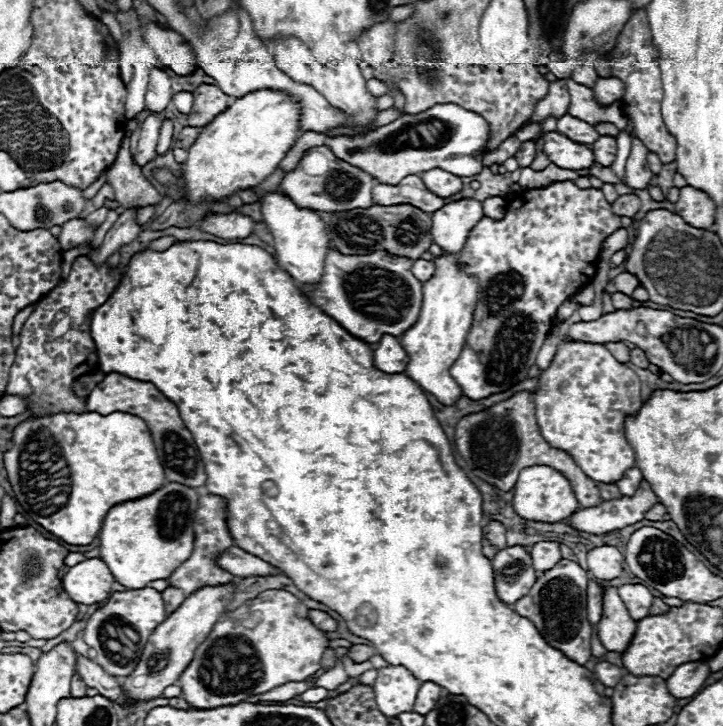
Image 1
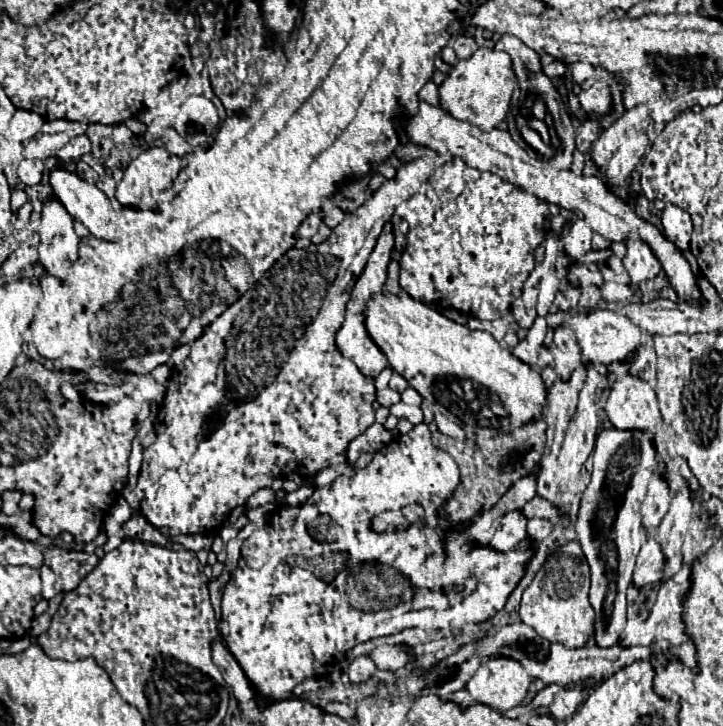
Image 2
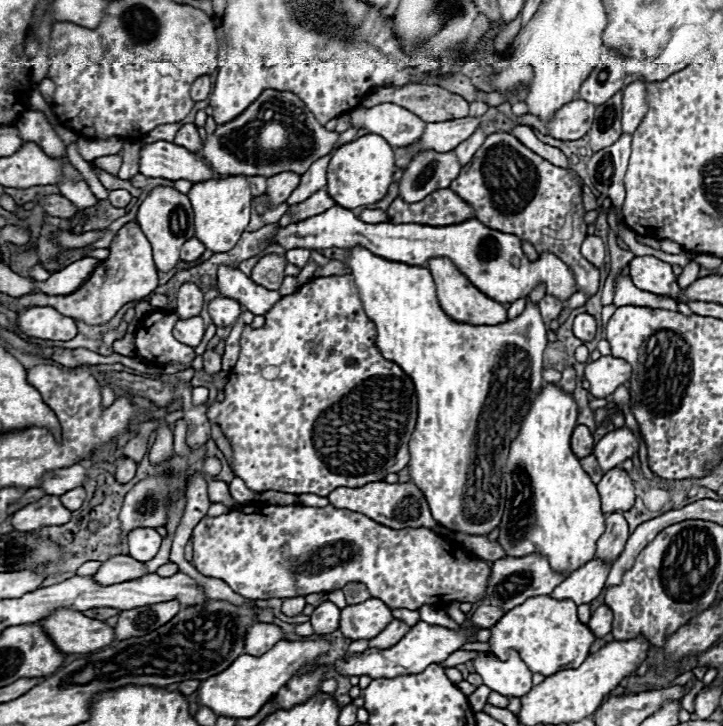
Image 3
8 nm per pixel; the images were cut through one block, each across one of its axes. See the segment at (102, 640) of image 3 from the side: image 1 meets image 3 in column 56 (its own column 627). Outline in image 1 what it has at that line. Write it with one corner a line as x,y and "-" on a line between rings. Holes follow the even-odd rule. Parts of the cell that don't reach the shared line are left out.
604,586
604,612
598,622
598,638
610,652
624,652
636,634
636,620
628,614
614,586

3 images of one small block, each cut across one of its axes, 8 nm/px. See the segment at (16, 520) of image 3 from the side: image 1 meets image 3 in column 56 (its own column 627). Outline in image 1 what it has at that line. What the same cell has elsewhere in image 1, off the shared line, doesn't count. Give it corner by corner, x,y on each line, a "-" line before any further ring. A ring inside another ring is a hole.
642,480
634,496
622,496
618,500
602,502
600,506
584,508
580,512
574,512
566,522
582,532
606,534
640,522
644,518
644,512
648,512
656,502
658,498
652,492
650,484

